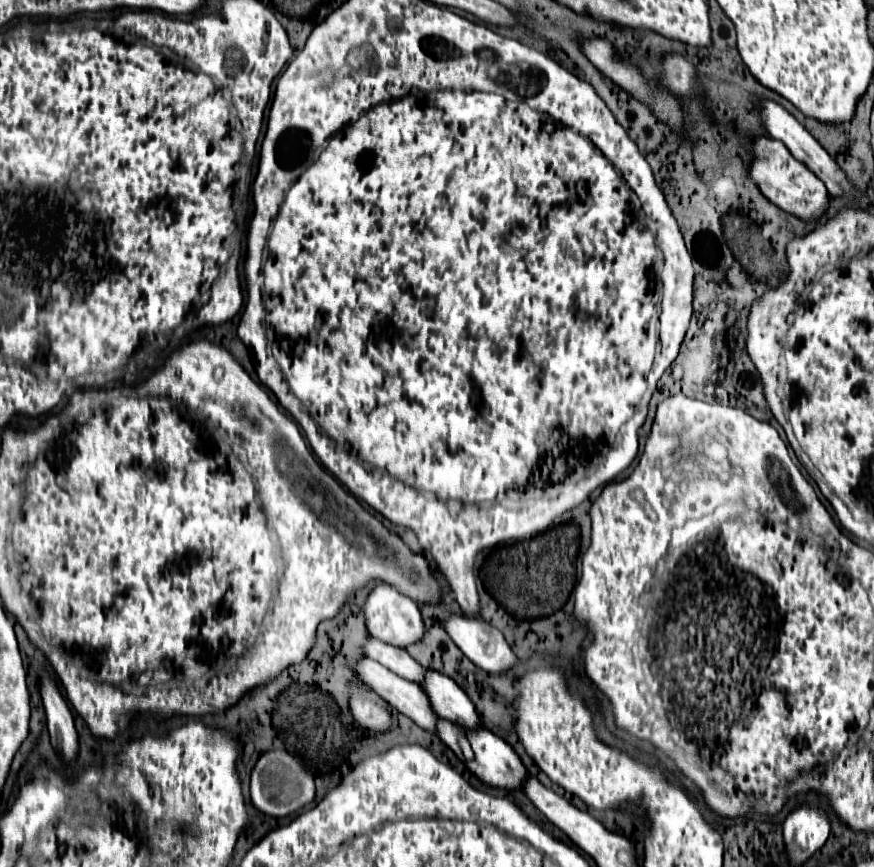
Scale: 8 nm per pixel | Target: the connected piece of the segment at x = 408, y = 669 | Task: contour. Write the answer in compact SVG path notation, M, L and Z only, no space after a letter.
M368 637L366 643L366 655L378 663L382 663L384 667L388 667L390 671L394 671L396 675L412 681L412 683L422 683L426 669L414 661L406 649L394 647L394 645L386 645L374 637Z

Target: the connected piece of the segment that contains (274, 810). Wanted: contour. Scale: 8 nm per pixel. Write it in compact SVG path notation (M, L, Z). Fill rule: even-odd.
M282 749L266 751L266 753L262 753L262 757L258 759L258 763L252 769L250 801L264 815L286 817L286 815L302 809L304 805L312 803L314 801L314 793L316 793L316 789L314 789L312 775L288 751L282 751Z

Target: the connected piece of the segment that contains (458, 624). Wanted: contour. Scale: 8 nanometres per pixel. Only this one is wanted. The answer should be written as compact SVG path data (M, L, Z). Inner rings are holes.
M450 615L444 621L444 627L458 649L476 667L490 675L510 671L518 663L518 657L506 643L504 635L488 621L468 619L466 615Z

